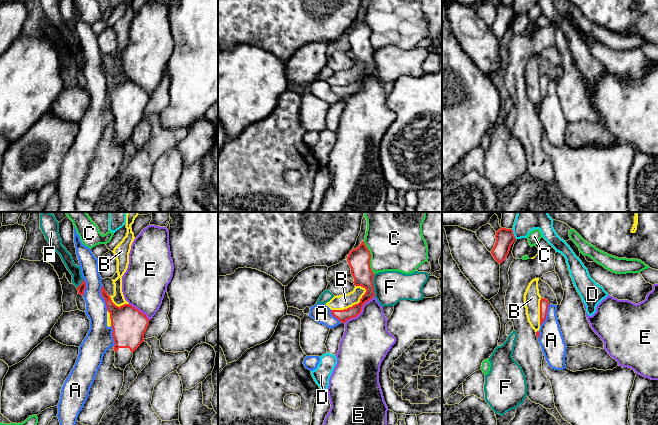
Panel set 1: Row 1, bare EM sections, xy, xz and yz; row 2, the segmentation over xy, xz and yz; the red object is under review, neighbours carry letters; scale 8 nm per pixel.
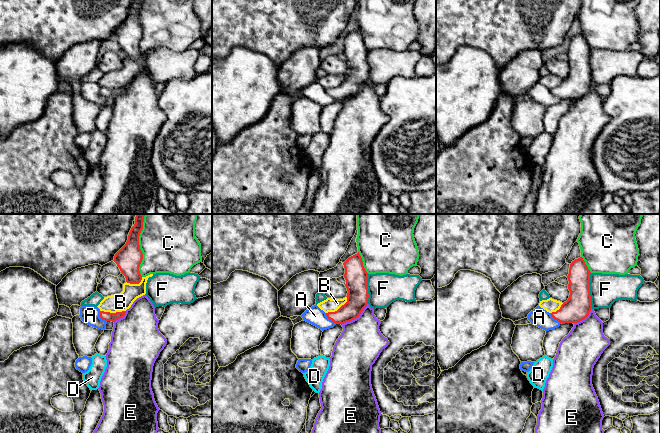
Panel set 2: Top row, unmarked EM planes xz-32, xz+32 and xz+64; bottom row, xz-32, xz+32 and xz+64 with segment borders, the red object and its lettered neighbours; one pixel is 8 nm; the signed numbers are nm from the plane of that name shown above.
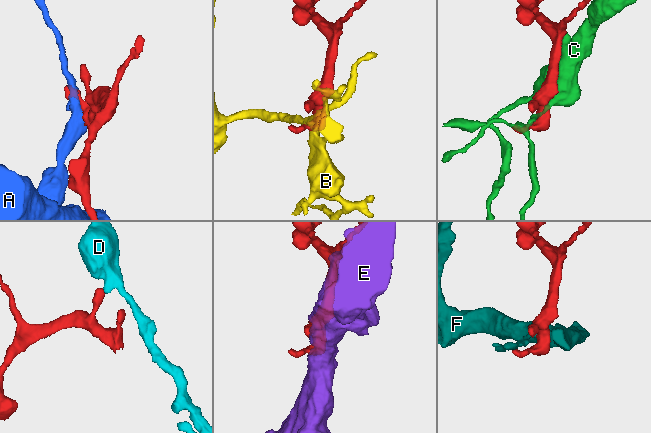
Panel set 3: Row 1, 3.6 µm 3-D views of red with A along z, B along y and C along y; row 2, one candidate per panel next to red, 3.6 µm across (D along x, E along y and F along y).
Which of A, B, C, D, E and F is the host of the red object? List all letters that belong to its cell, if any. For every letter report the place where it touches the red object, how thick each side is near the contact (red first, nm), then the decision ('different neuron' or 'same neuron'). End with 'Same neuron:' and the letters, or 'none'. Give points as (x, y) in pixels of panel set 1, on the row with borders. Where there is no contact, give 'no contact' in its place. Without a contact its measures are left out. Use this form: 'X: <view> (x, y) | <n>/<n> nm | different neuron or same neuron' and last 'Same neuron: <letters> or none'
A: xy (103, 297) | 220/170 nm | different neuron
B: xz (352, 306) | 150/120 nm | different neuron
C: xz (370, 257) | 180/460 nm | different neuron
D: yz (512, 233) | 140/260 nm | different neuron
E: xz (361, 310) | 130/380 nm | different neuron
F: xz (373, 285) | 180/260 nm | different neuron
Same neuron: none

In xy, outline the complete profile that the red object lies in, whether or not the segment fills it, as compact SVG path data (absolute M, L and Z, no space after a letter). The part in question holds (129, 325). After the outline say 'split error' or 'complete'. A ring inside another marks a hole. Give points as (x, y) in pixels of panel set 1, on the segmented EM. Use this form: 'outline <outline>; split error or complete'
outline M104 286L101 288L101 295L106 302L107 311L110 313L113 329L114 366L125 370L126 366L131 364L133 352L144 341L144 334L150 320L130 304L116 306L105 291Z; split error

